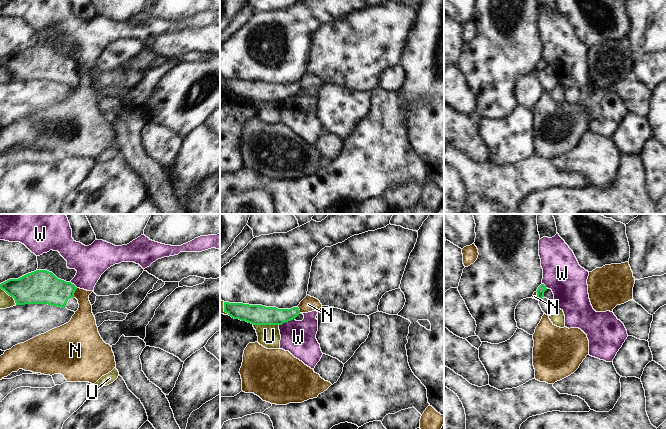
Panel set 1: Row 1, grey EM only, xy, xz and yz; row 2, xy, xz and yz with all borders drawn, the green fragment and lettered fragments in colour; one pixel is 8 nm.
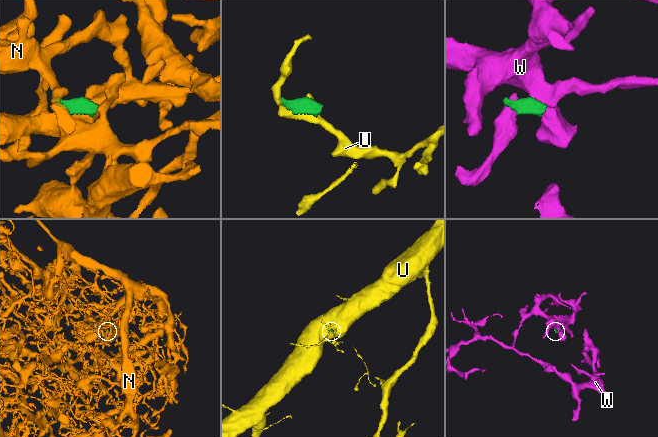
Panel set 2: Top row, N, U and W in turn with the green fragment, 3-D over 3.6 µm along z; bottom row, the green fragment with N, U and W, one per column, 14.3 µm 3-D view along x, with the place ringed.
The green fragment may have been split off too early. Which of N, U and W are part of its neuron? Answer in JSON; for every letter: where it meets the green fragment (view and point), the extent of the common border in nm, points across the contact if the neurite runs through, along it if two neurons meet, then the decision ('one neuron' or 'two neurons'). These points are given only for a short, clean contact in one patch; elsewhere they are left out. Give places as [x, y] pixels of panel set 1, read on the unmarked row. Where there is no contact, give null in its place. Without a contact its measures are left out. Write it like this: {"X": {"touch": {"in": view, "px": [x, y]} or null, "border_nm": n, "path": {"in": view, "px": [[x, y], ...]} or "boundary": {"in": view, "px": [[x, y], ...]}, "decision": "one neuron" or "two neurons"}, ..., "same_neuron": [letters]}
{"N": {"touch": {"in": "xy", "px": [74, 68]}, "border_nm": 90, "boundary": {"in": "xy", "px": [[77, 64], [73, 73]]}, "decision": "two neurons"}, "U": {"touch": {"in": "xz", "px": [266, 100]}, "border_nm": 200, "decision": "two neurons"}, "W": {"touch": {"in": "xz", "px": [286, 97]}, "border_nm": 140, "boundary": {"in": "xz", "px": [[294, 94], [279, 101]]}, "decision": "two neurons"}, "same_neuron": []}

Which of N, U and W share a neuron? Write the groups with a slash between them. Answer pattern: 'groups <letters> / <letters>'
groups N / U / W

